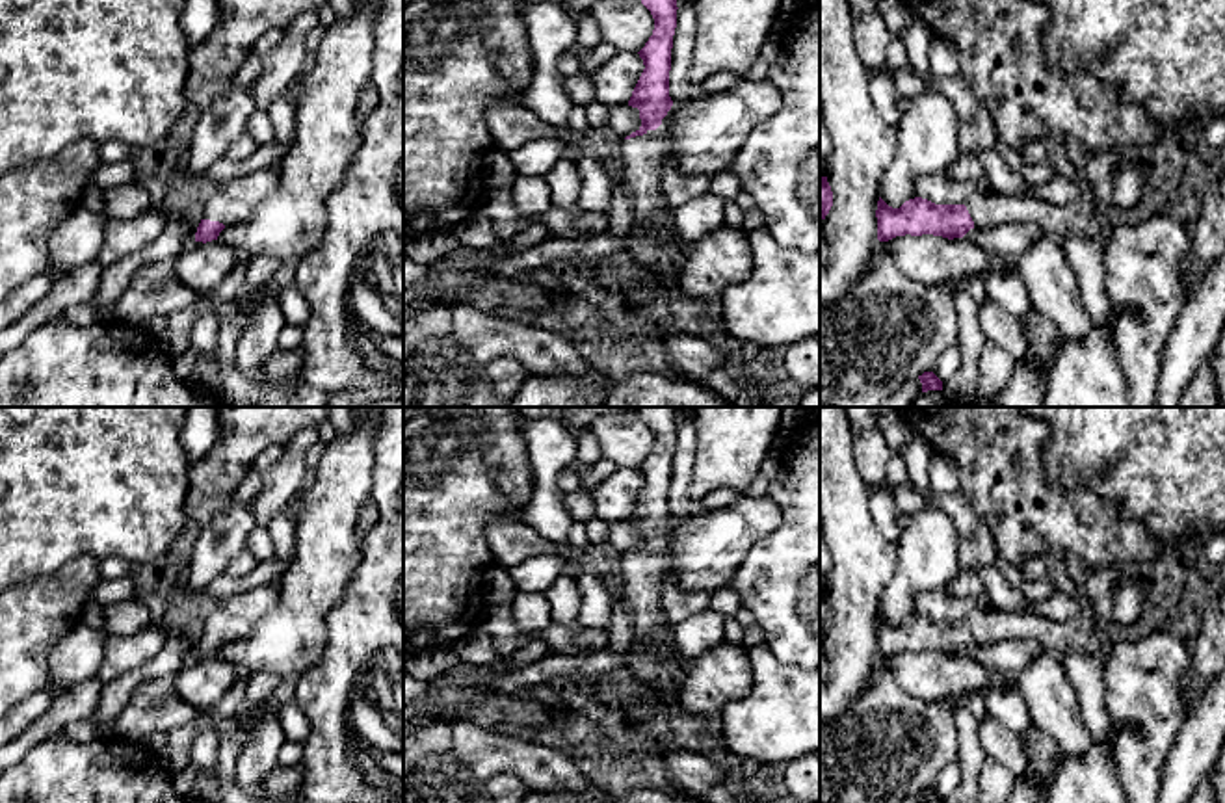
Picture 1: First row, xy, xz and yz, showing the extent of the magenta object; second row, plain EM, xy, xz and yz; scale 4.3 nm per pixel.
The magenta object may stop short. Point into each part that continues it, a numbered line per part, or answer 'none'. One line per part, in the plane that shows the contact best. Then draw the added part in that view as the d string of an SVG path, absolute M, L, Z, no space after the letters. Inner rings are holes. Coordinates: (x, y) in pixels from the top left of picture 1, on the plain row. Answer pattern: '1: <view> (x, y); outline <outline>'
1: xy (220, 623); outline M216 608L203 625L203 636L219 638L225 643L242 638L251 625L236 615L231 615L223 608Z

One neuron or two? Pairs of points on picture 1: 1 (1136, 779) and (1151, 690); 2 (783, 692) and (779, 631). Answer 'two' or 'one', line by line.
1: one
2: two

